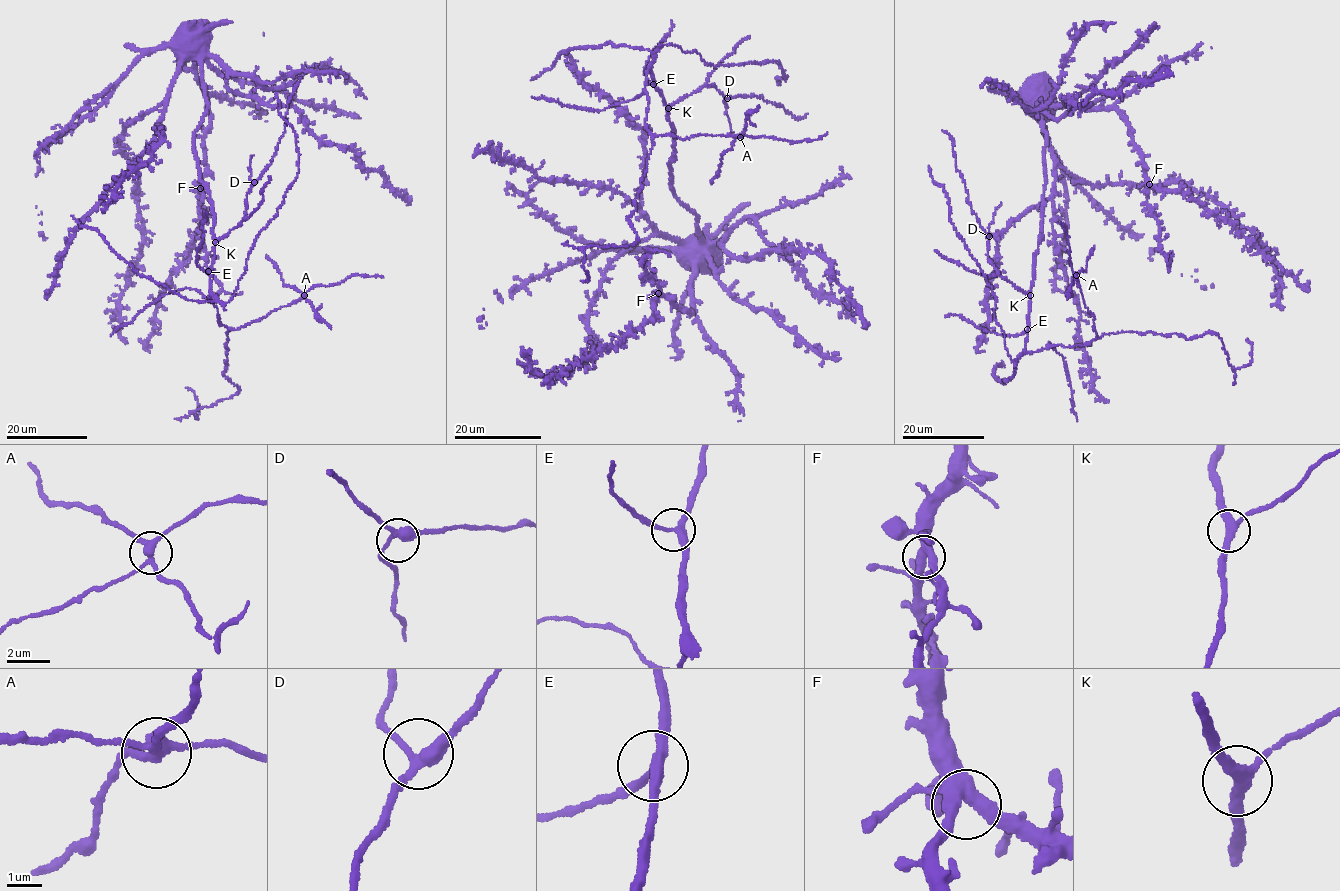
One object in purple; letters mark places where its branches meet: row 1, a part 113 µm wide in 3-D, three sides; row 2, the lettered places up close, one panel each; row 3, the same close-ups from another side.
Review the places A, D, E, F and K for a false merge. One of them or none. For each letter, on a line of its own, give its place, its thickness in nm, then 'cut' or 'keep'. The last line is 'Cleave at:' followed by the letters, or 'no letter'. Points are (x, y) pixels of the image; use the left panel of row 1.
A: at (304, 295); 280 nm thick; cut
D: at (254, 182); 300 nm thick; keep
E: at (208, 271); 260 nm thick; keep
F: at (200, 188); 420 nm thick; keep
K: at (215, 242); 280 nm thick; keep
Cleave at: A

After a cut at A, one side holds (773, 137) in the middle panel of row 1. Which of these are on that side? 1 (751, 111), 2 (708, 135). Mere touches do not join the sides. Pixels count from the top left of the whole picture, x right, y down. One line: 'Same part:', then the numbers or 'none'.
Same part: 2

